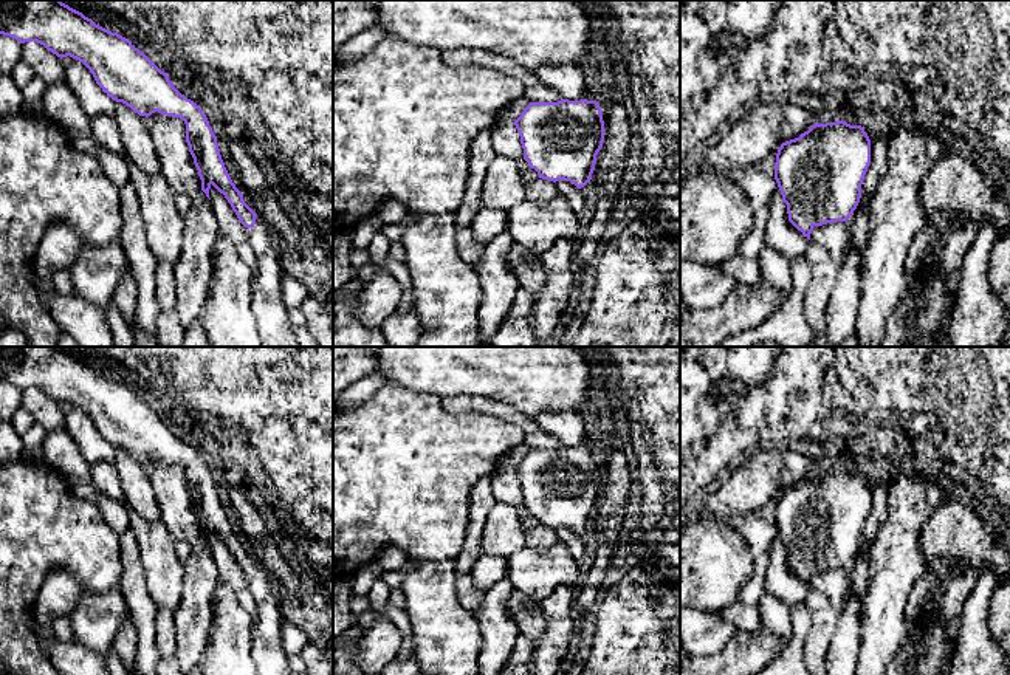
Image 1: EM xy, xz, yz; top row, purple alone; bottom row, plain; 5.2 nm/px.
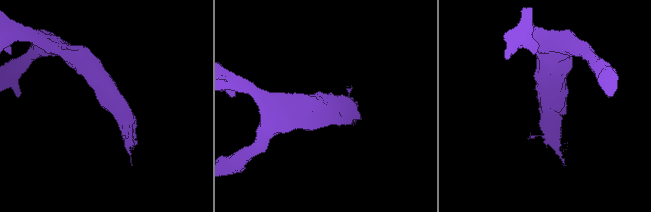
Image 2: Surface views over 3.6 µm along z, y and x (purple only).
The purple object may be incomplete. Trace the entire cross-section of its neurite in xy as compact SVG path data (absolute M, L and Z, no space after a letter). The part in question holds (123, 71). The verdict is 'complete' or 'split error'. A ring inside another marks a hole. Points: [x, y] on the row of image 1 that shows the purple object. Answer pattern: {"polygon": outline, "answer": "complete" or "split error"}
{"polygon": "M0 0L0 34L37 42L57 57L73 57L93 74L102 91L139 116L158 111L186 124L186 142L209 198L214 186L225 195L254 252L251 307L257 316L260 347L297 347L282 297L279 243L245 203L220 155L217 136L201 107L181 94L144 53L60 0Z", "answer": "split error"}

